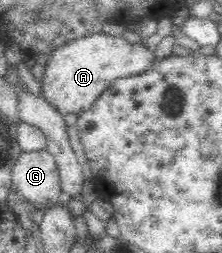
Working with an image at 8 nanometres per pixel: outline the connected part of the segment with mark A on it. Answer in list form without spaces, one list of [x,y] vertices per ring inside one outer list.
[[[101,32],[100,34],[78,37],[57,47],[49,54],[49,58],[43,66],[43,77],[39,81],[40,94],[63,117],[70,115],[70,113],[77,116],[82,111],[88,111],[92,107],[94,100],[107,87],[110,87],[113,81],[142,73],[154,60],[152,51],[146,50],[142,44],[130,44],[122,35],[113,36]]]

